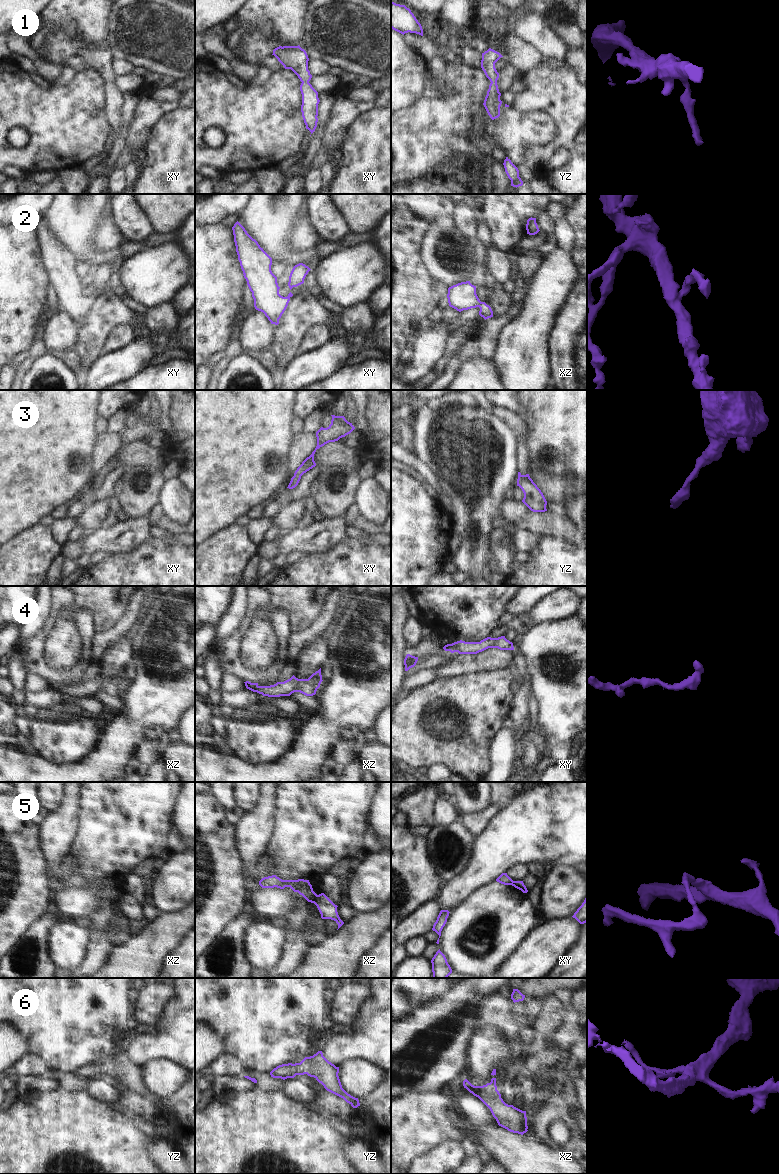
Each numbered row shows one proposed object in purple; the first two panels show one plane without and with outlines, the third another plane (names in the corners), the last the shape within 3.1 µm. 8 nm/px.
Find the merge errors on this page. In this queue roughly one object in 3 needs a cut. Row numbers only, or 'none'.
5

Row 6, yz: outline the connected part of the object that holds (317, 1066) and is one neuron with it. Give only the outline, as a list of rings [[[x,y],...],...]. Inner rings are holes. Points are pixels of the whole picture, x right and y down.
[[[318,1051],[313,1056],[305,1057],[300,1063],[277,1066],[270,1072],[270,1075],[273,1078],[285,1080],[294,1078],[296,1075],[307,1074],[314,1077],[327,1091],[343,1098],[353,1108],[357,1108],[360,1106],[358,1098],[351,1096],[342,1088],[338,1073],[339,1067],[329,1062],[323,1056],[322,1051]]]

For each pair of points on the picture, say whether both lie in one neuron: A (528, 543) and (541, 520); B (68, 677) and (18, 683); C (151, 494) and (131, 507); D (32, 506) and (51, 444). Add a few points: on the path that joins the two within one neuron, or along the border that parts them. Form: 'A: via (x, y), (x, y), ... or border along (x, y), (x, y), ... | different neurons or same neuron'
A: border along (513, 531), (526, 529), (539, 536) | different neurons
B: border along (22, 648), (22, 662), (27, 671) | different neurons
C: via (146, 494), (136, 502) | same neuron
D: via (32, 491), (32, 463), (36, 459) | same neuron

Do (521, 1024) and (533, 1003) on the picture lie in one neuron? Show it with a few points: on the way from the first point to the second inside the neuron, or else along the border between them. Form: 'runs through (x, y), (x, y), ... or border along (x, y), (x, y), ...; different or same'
runs through (521, 1019), (521, 1016), (529, 1008); same

